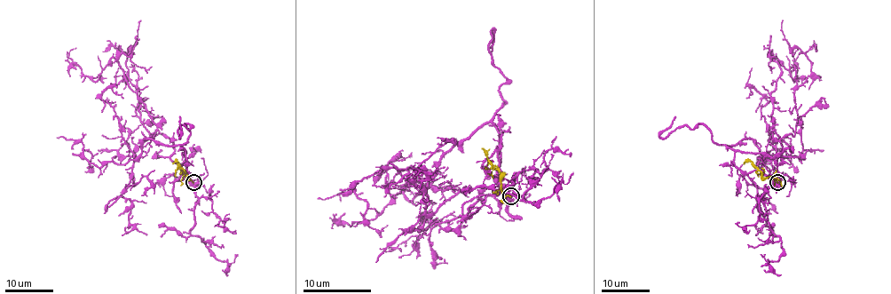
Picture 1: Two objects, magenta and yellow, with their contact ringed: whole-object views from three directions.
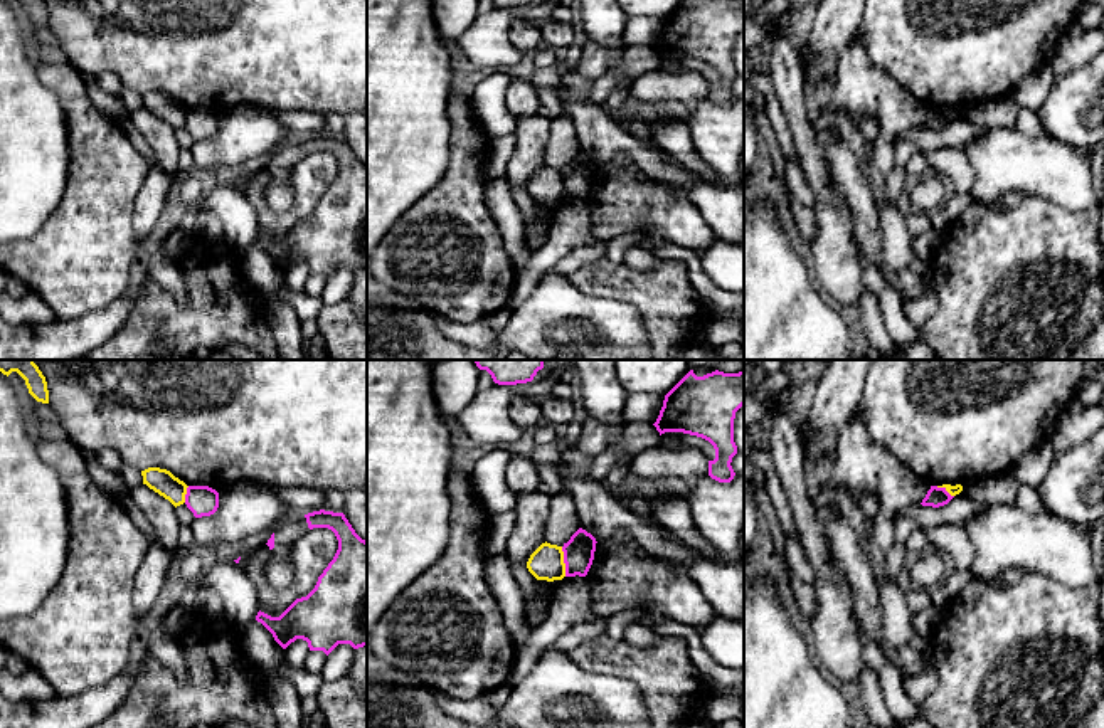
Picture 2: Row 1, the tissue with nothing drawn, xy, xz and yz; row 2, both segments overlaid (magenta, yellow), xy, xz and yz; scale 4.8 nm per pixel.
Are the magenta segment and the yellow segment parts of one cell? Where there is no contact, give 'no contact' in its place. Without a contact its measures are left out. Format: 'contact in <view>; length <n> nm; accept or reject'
contact in xz; length 150 nm; reject

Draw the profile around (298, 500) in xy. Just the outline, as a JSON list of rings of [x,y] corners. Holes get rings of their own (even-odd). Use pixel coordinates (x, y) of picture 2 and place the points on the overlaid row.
[[[273,488],[274,494],[283,501],[291,514],[308,514],[320,511],[325,501],[323,491],[308,488]]]

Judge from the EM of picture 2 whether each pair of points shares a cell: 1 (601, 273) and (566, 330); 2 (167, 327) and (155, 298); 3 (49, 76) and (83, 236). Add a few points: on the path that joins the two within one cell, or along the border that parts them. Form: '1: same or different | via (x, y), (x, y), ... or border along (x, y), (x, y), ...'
1: different | border along (566, 278), (586, 293), (626, 303)
2: same | via (164, 320), (157, 313), (155, 305)
3: same | via (81, 115), (86, 123), (86, 195)

